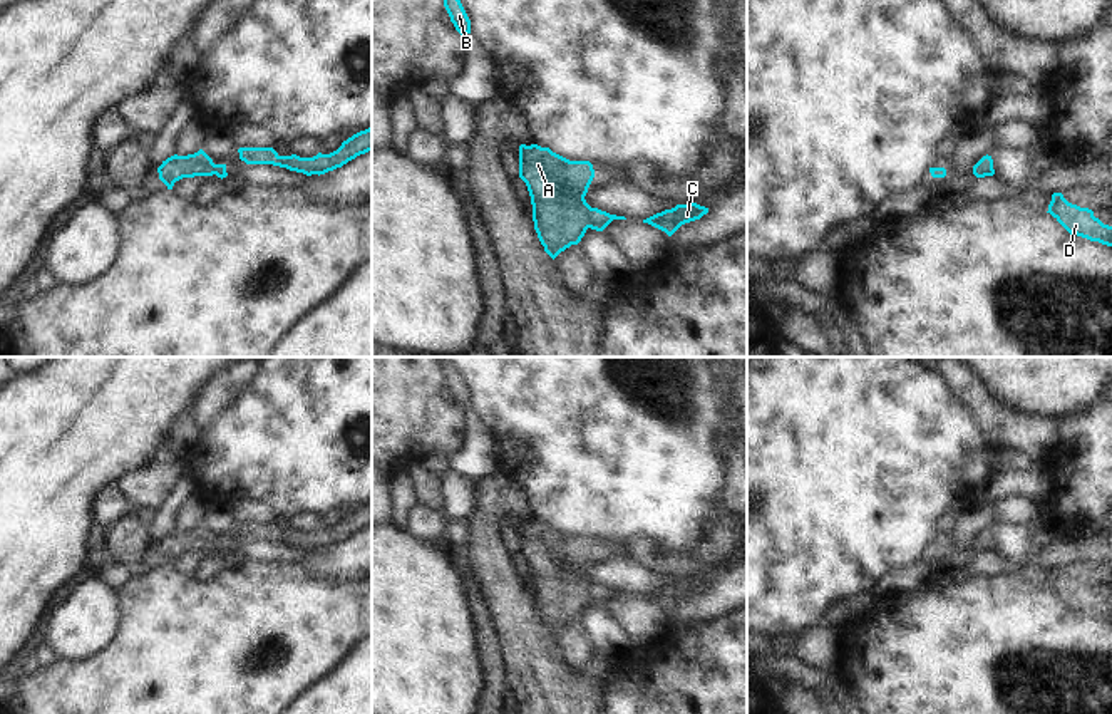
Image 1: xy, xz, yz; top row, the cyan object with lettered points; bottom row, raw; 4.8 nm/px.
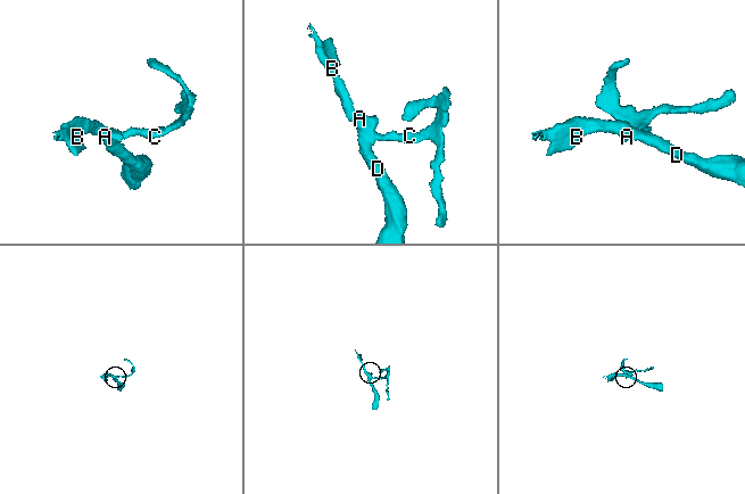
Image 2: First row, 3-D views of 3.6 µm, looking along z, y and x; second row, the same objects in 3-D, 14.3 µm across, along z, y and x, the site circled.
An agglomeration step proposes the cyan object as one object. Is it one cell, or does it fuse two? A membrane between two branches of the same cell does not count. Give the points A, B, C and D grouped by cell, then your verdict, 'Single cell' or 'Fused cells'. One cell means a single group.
Groups: A B C D. Single cell

